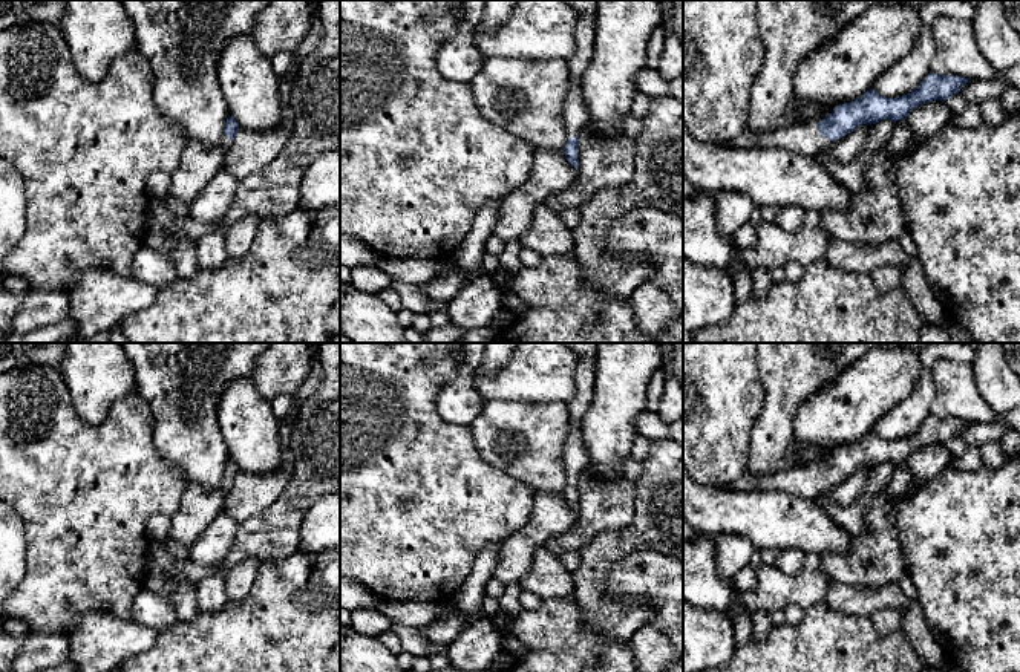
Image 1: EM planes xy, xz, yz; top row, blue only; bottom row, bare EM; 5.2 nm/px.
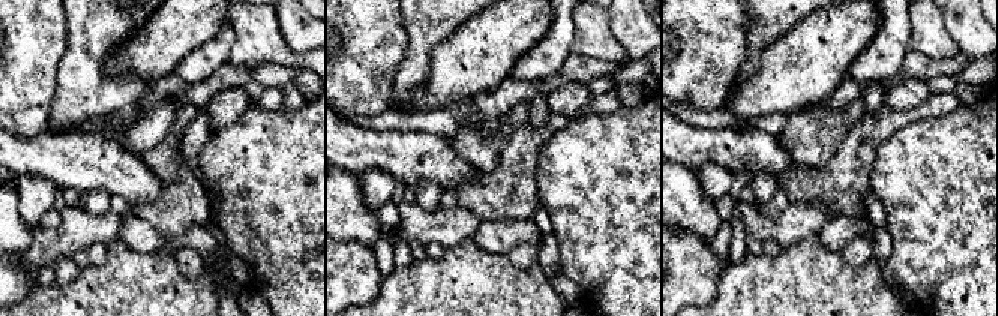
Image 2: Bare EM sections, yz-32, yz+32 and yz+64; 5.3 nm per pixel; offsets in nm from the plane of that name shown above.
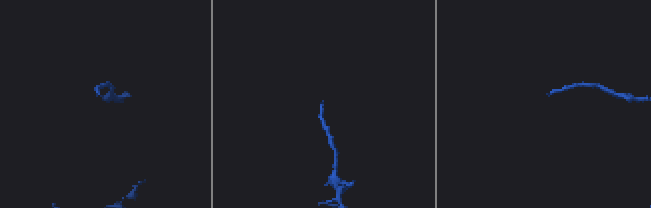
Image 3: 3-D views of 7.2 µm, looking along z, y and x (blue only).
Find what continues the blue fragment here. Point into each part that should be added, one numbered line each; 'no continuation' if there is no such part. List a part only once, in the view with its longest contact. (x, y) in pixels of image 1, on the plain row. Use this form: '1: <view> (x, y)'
1: yz (806, 482)

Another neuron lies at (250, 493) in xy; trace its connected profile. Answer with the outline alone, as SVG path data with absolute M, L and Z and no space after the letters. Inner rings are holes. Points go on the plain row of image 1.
M283 461L277 470L266 475L239 471L225 494L224 510L240 524L276 502L289 479L291 473L283 468Z

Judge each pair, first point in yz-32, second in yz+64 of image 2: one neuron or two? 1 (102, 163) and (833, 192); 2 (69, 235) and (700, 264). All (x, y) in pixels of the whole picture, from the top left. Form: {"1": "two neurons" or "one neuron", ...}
{"1": "two neurons", "2": "two neurons"}

